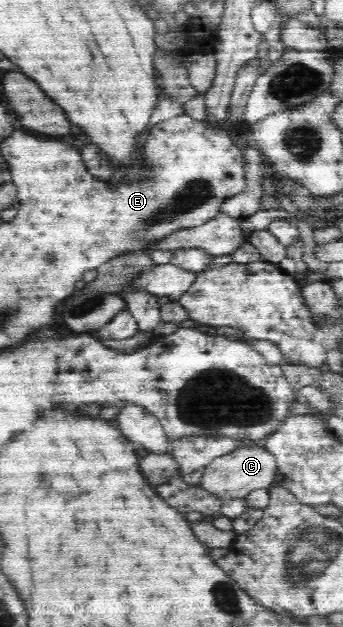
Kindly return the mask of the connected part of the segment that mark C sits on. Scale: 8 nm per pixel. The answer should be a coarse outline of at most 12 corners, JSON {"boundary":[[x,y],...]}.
{"boundary":[[263,442],[204,467],[198,486],[224,504],[268,489],[275,455]]}

